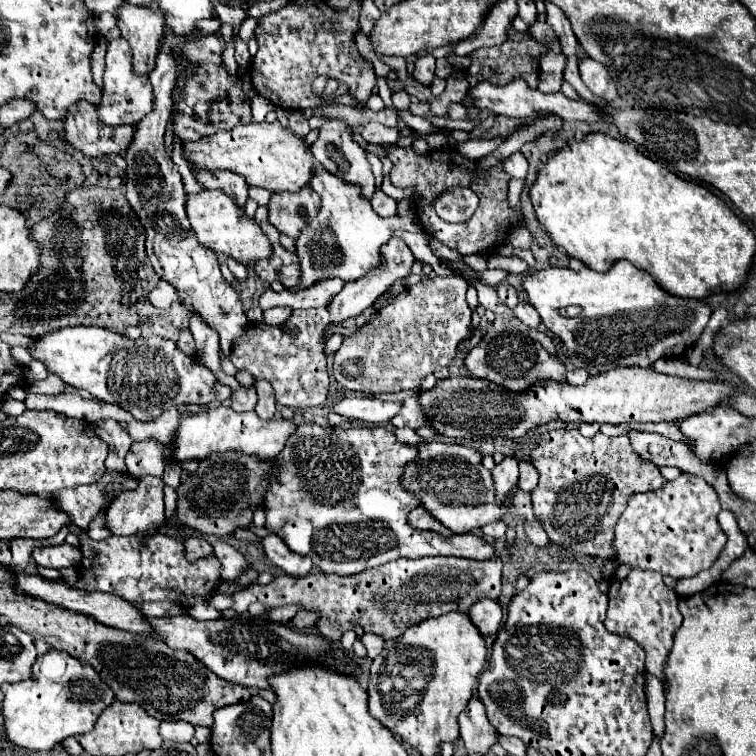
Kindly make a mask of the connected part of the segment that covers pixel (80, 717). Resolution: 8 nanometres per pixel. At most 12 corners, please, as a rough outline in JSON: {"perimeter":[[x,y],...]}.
{"perimeter":[[39,654],[5,684],[7,738],[51,750],[115,700],[89,664]]}

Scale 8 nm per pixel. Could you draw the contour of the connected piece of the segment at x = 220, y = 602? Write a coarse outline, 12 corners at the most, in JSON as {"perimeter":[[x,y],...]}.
{"perimeter":[[217,592],[209,600],[221,612],[233,606],[233,594]]}

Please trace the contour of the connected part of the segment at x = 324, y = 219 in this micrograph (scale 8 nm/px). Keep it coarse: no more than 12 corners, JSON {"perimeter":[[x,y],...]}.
{"perimeter":[[319,164],[321,210],[299,234],[303,276],[359,280],[395,230],[422,230],[411,198],[381,218]]}

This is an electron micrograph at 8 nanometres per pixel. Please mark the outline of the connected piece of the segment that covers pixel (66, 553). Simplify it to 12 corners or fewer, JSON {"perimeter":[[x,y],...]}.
{"perimeter":[[71,544],[39,546],[35,564],[77,568],[81,552]]}

